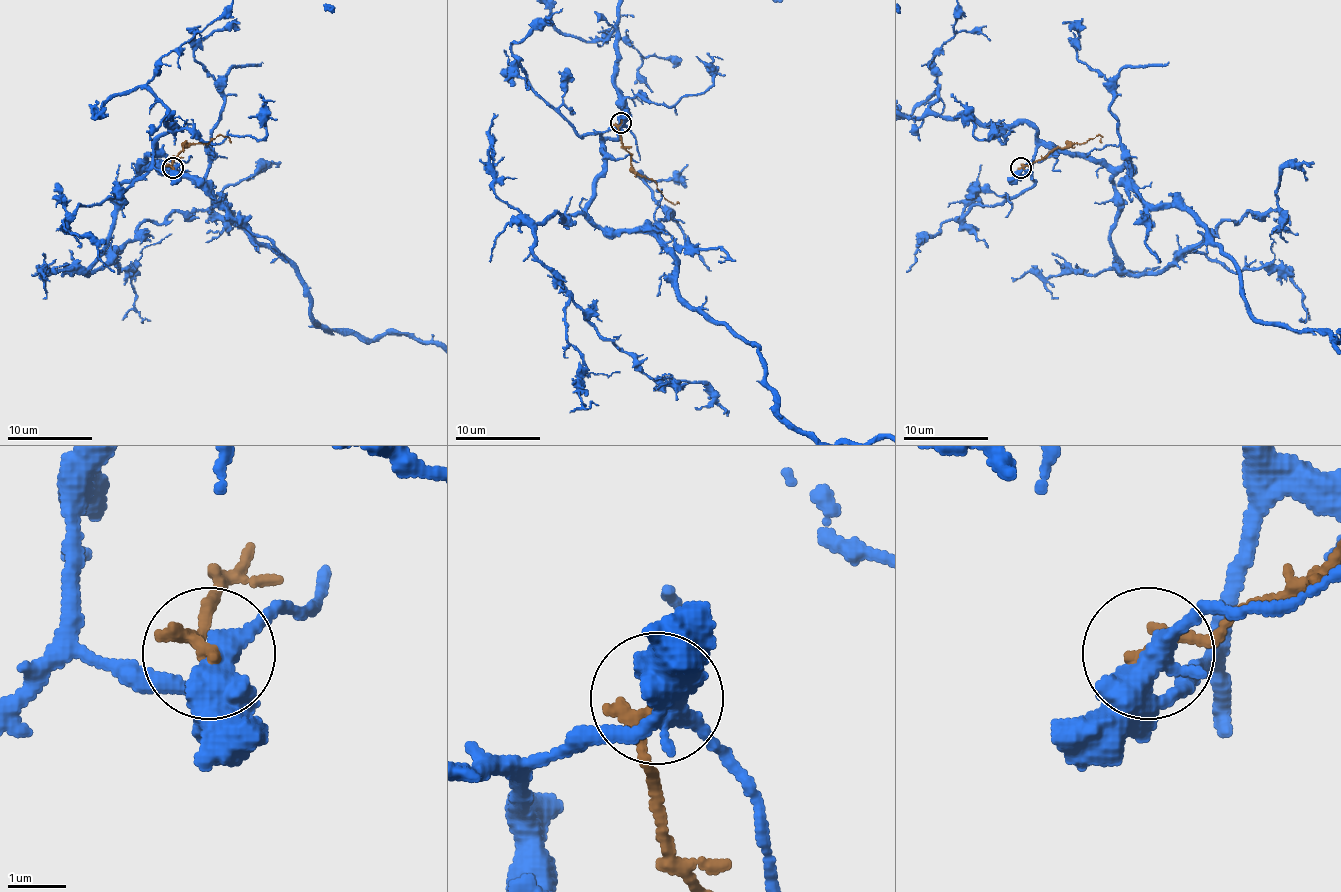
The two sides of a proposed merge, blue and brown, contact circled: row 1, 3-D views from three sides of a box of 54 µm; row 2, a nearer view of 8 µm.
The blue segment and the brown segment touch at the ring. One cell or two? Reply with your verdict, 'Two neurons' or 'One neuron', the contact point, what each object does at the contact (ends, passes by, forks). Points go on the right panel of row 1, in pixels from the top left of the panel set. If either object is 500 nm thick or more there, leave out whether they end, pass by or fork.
Two neurons. Place: (1021, 168). At the ring blue forks. At the ring brown ends

